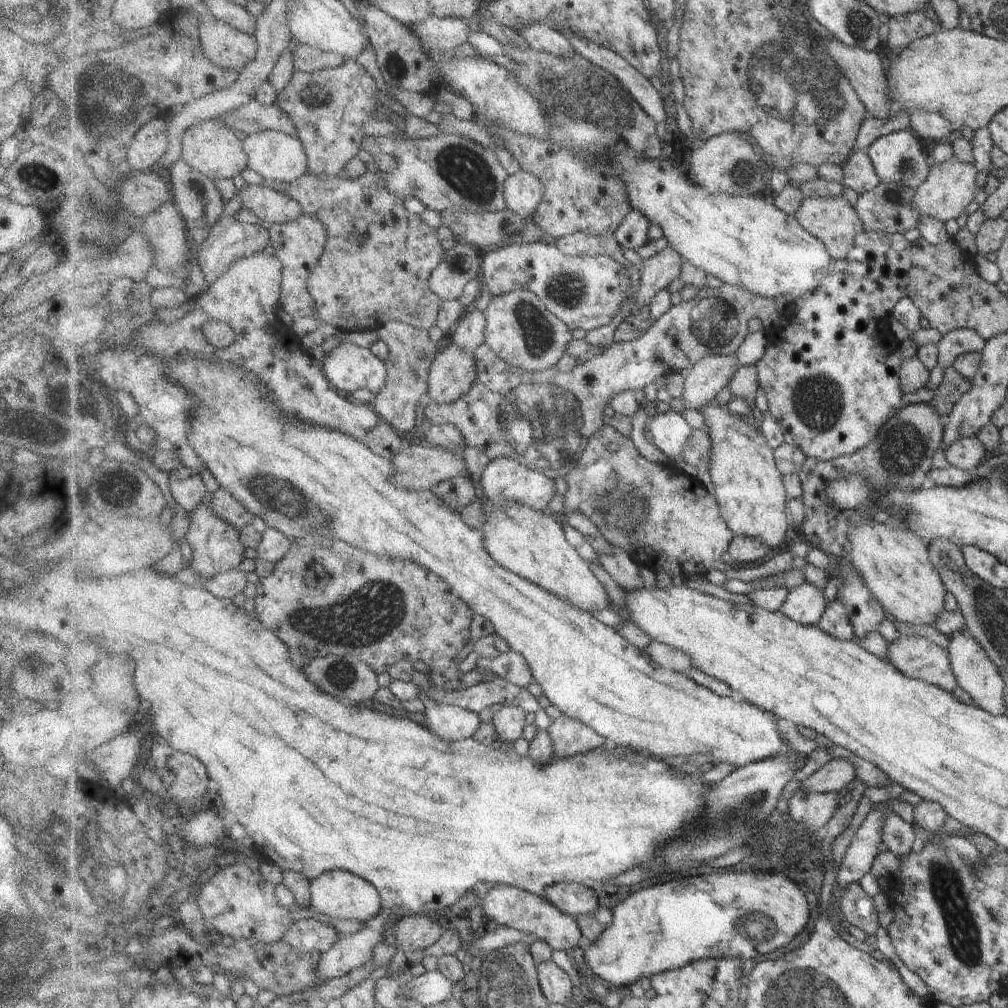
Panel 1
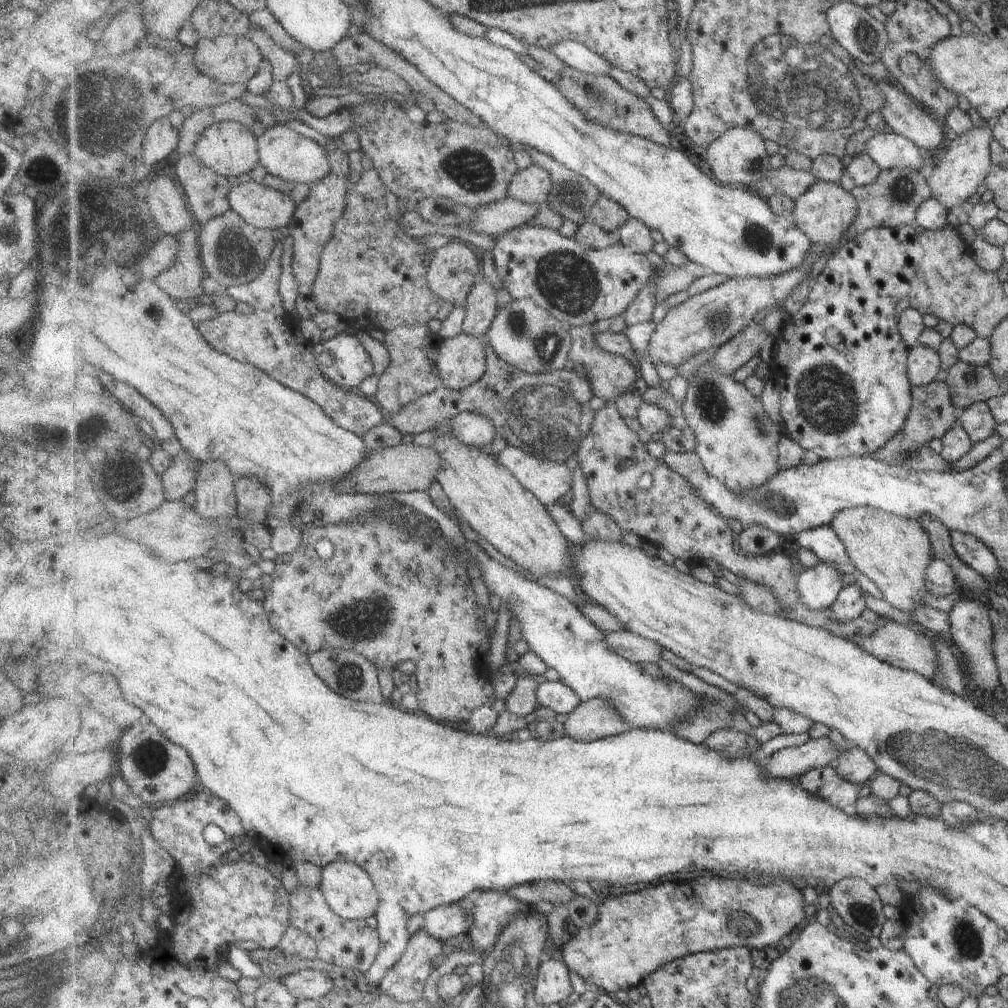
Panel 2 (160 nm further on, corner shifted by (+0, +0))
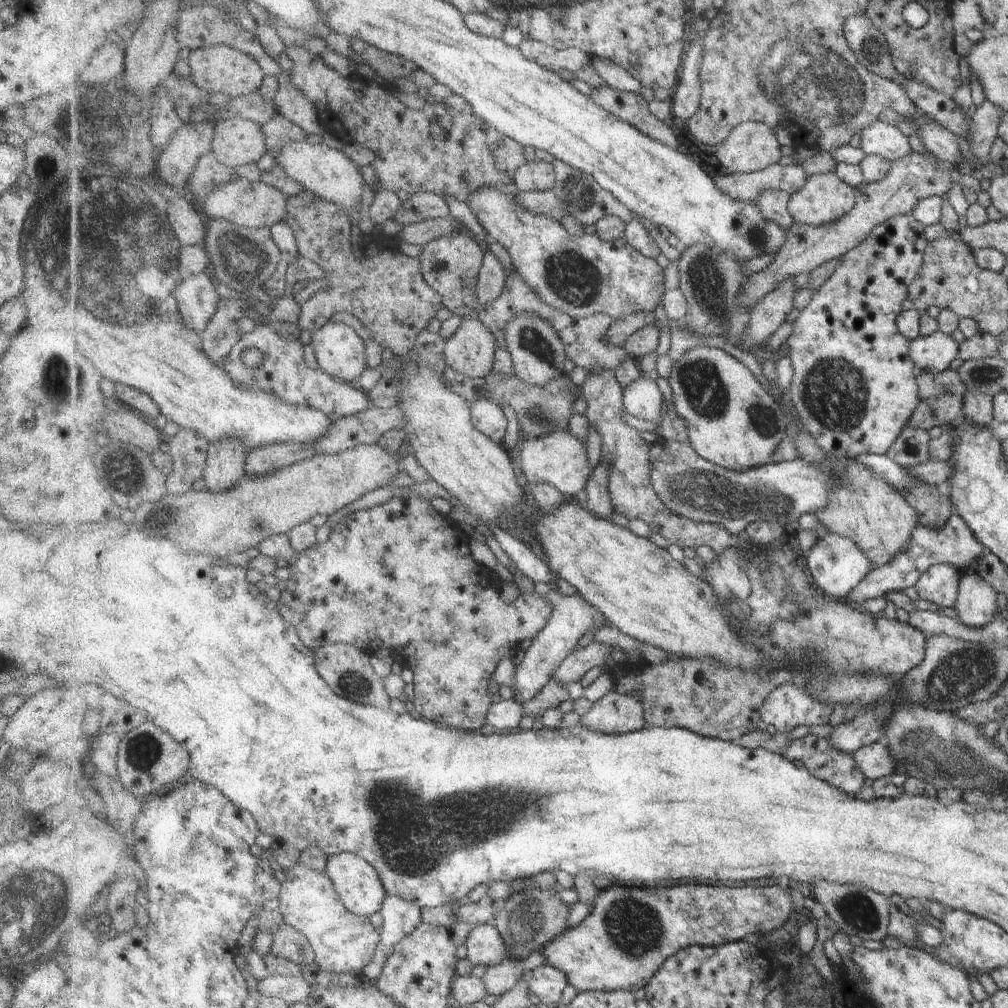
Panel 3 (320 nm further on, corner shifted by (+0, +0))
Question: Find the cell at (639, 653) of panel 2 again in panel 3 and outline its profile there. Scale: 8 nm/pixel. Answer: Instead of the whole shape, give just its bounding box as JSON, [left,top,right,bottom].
[553,643,616,684]

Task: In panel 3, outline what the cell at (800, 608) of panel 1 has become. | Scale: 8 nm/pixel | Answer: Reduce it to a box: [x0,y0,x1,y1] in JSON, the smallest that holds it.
[806,531,871,600]

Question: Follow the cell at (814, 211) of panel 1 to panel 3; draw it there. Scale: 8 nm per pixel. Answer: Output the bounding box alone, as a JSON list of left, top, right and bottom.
[789,171,857,225]

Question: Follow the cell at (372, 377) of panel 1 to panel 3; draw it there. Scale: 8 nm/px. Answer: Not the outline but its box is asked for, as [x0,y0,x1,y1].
[312,321,368,383]

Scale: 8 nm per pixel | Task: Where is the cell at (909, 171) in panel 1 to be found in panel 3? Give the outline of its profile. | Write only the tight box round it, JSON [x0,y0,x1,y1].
[858,120,911,162]

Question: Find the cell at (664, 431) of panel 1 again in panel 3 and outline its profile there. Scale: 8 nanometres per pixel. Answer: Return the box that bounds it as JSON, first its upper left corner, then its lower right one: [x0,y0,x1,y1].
[624,375,664,423]

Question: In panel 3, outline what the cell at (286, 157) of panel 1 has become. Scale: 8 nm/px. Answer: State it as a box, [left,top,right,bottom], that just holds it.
[276,141,366,208]

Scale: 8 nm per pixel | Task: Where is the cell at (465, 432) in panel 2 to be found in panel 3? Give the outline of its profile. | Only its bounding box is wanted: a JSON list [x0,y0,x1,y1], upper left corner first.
[470,398,508,445]

